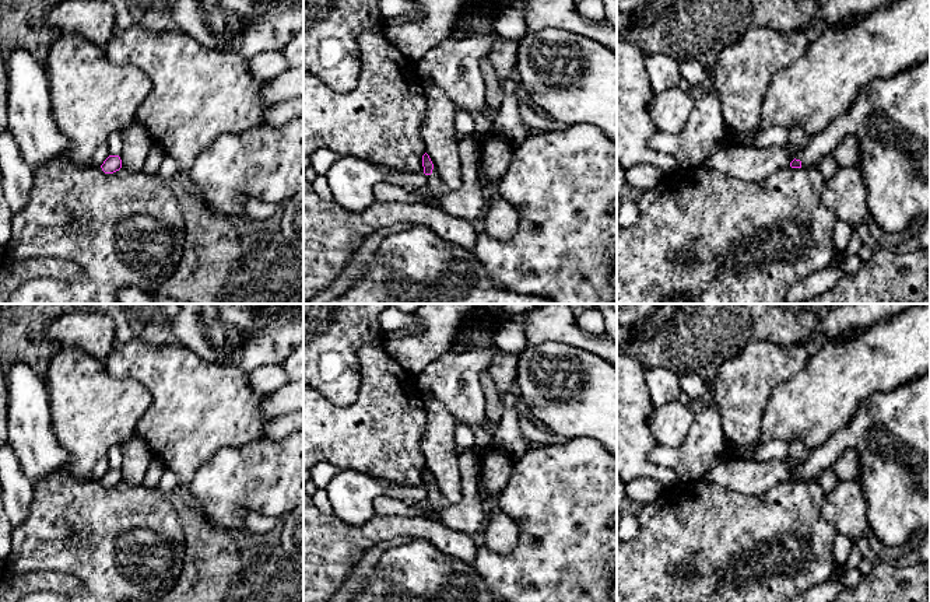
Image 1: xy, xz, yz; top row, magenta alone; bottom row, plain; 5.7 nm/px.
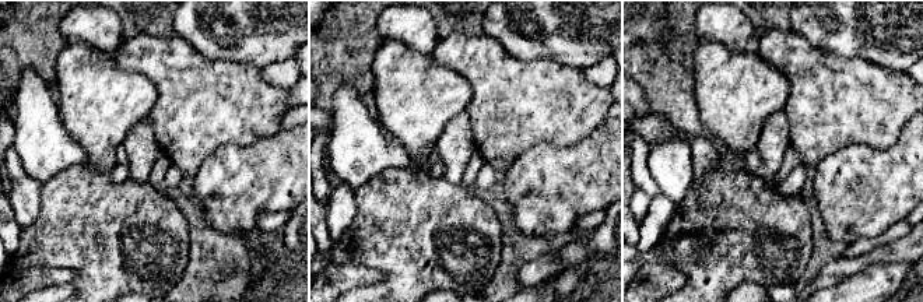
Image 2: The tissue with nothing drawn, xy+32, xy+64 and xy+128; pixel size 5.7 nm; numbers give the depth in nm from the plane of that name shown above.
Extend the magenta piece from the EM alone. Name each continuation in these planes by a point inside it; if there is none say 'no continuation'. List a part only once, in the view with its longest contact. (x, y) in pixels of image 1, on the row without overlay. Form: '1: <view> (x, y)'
1: yz (891, 431)

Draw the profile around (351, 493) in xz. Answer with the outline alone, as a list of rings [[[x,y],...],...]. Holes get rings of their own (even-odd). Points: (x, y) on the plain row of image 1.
[[[352,469],[340,470],[326,486],[333,514],[350,526],[362,526],[373,515],[373,500],[379,496],[392,496],[406,501],[427,498],[424,486],[404,487],[392,482],[382,482],[364,472]]]

